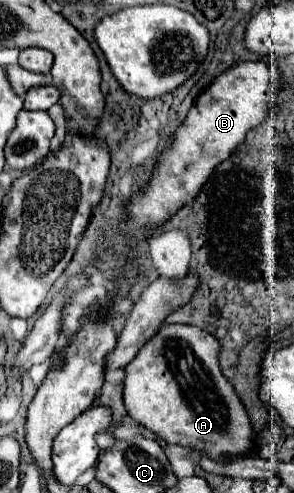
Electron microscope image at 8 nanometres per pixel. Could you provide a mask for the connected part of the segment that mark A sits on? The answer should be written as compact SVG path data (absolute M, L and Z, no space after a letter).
M165 325L125 367L125 407L129 417L169 445L205 453L213 461L237 459L253 449L255 429L247 409L219 367L221 345L191 325Z

